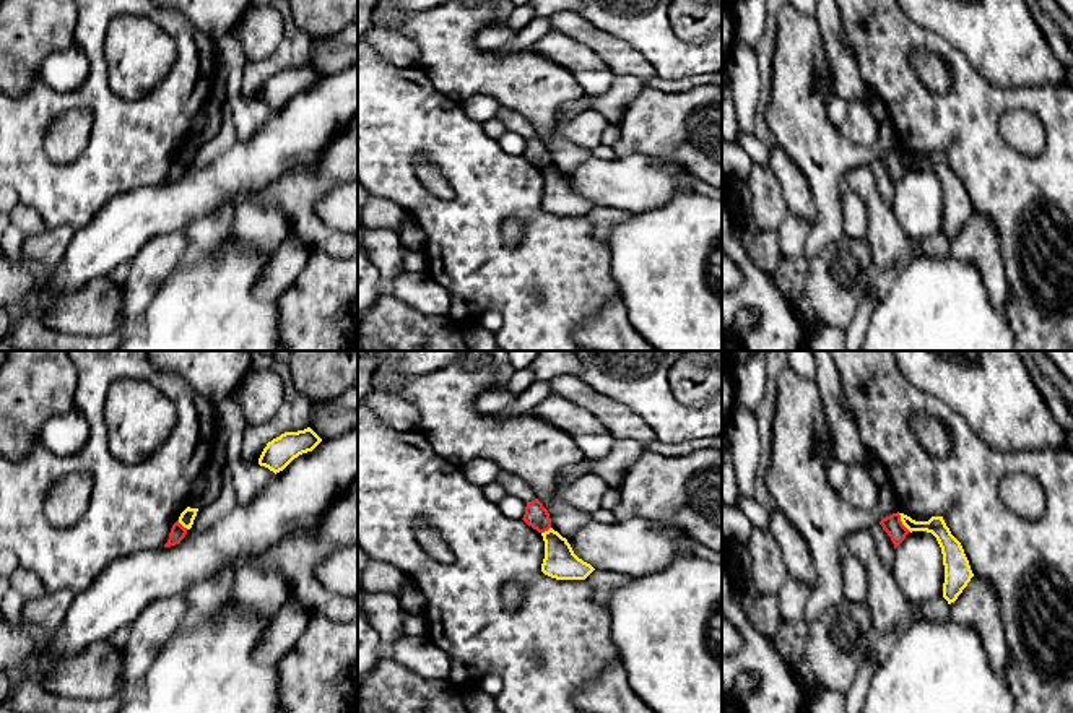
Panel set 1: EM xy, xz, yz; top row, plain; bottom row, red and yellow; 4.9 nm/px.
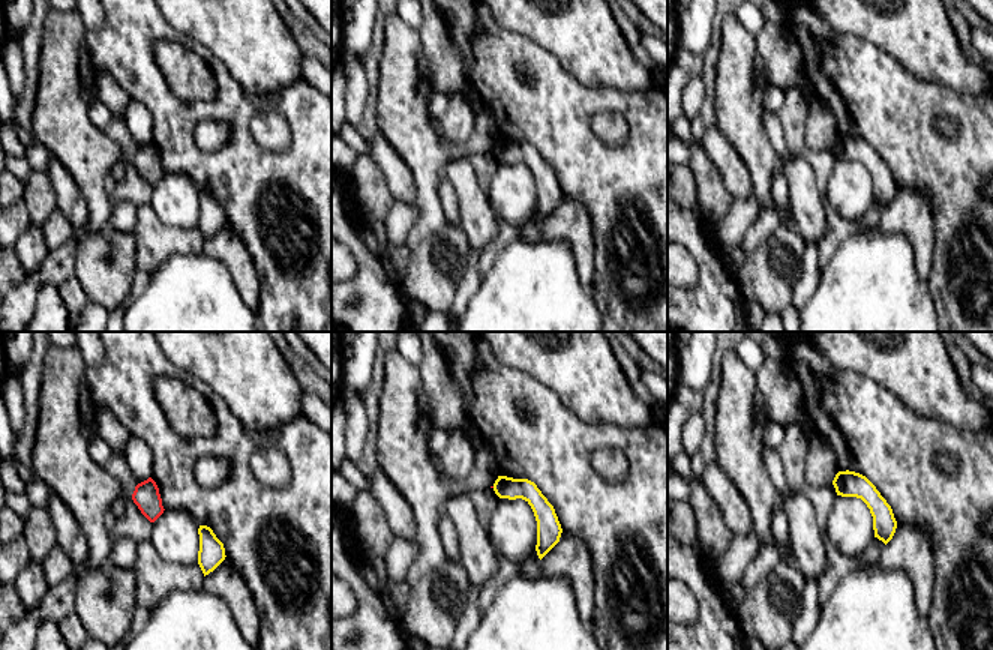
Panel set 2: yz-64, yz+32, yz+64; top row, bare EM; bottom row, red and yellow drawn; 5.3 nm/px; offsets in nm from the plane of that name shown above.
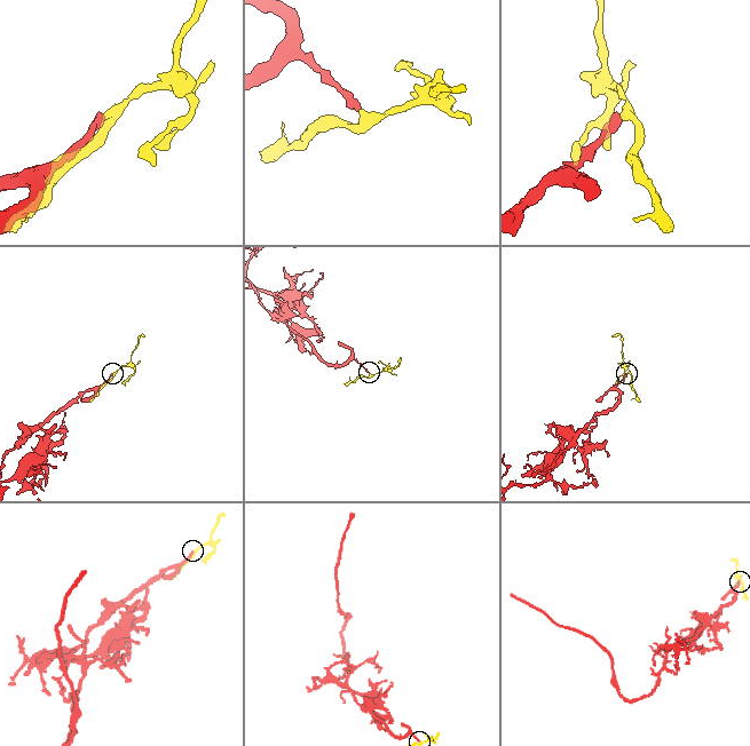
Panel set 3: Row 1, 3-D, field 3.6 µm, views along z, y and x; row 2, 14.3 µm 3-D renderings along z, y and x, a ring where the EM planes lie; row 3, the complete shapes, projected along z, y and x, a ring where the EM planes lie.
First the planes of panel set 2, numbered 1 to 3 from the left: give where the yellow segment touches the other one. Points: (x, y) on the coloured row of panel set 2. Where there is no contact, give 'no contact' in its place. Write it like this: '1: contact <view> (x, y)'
1: no contact
2: no contact
3: no contact

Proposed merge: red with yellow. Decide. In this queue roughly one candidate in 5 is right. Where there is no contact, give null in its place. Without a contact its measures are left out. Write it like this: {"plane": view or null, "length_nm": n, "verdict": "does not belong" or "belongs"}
{"plane": "yz", "length_nm": 120, "verdict": "does not belong"}

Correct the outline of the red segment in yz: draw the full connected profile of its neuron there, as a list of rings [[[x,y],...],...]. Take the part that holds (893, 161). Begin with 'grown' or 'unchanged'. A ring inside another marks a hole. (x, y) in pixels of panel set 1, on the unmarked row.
unchanged; [[[893,149],[880,158],[883,166],[891,174],[894,185],[906,175],[906,172],[910,169],[901,158],[901,151]]]

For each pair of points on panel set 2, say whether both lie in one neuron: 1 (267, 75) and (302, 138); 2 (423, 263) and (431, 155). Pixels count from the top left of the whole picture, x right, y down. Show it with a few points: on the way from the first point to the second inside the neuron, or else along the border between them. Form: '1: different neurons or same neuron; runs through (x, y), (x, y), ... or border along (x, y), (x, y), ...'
1: different neurons; border along (300, 78), (260, 95), (246, 92), (240, 86)
2: different neurons; border along (446, 222), (411, 251)

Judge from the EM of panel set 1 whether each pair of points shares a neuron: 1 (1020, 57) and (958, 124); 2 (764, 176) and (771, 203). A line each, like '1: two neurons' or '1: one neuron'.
1: two neurons
2: one neuron

